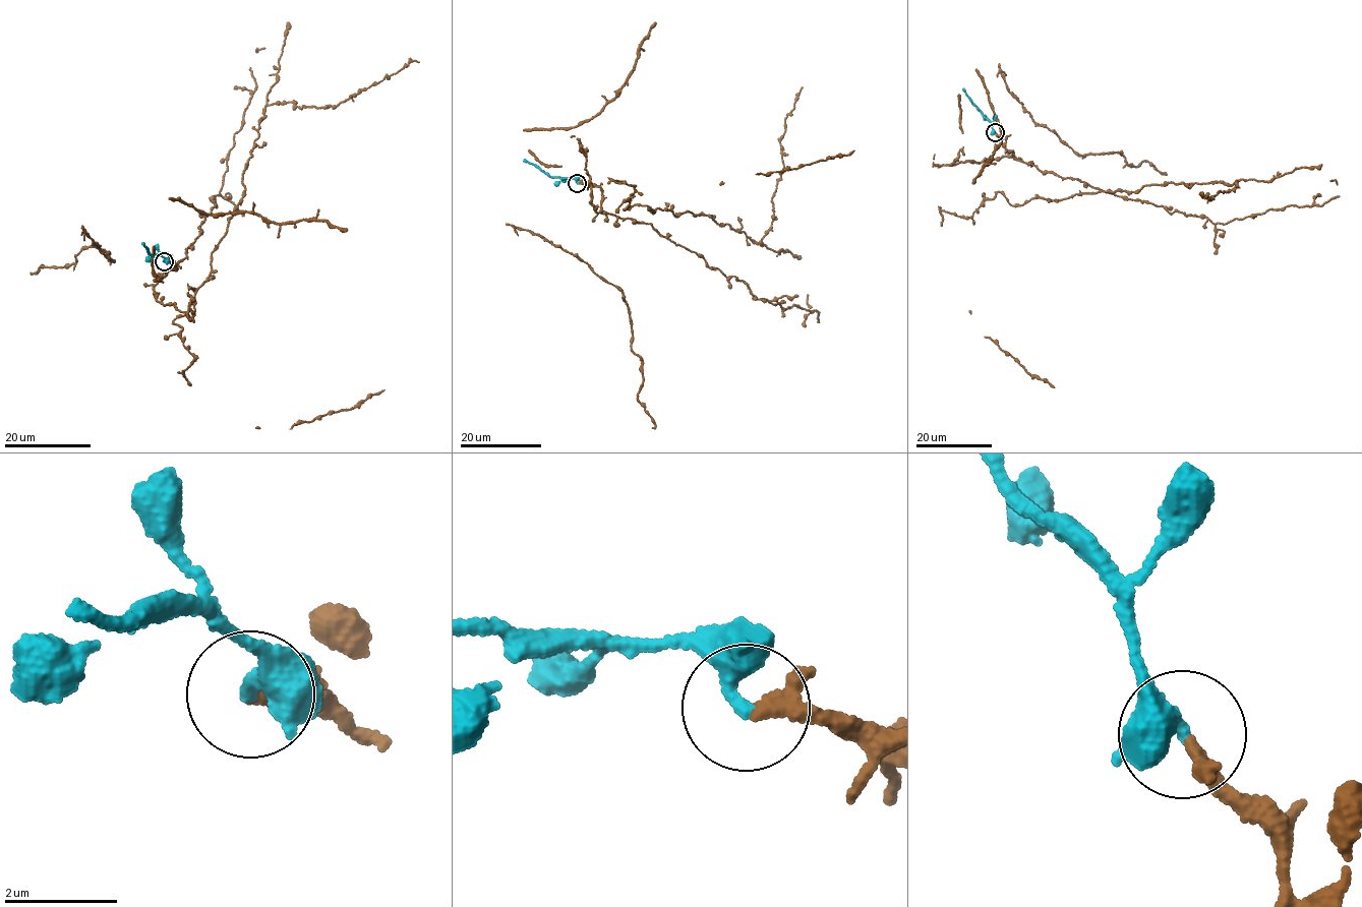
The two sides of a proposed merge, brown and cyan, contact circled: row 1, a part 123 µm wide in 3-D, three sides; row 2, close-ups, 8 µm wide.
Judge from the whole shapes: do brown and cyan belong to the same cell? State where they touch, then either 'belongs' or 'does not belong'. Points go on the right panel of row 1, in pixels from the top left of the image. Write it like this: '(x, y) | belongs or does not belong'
(995, 132) | belongs

